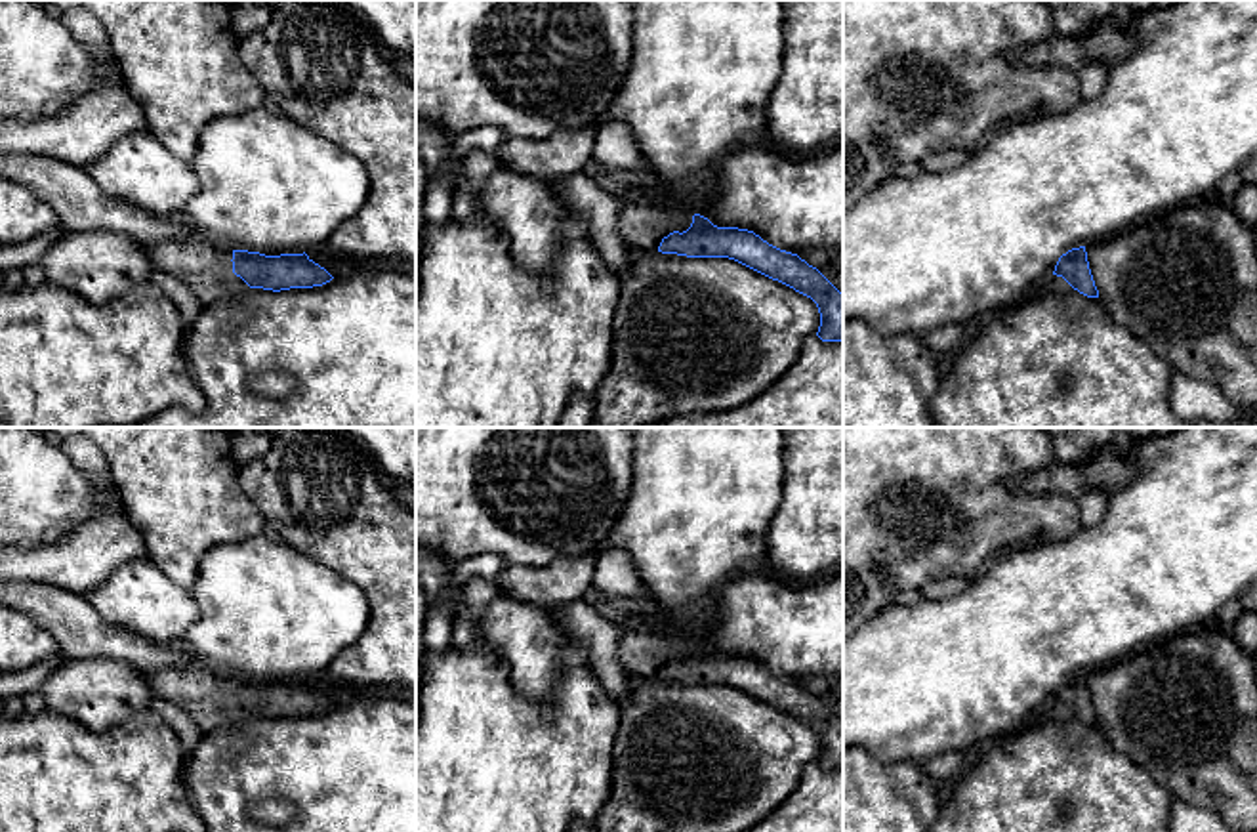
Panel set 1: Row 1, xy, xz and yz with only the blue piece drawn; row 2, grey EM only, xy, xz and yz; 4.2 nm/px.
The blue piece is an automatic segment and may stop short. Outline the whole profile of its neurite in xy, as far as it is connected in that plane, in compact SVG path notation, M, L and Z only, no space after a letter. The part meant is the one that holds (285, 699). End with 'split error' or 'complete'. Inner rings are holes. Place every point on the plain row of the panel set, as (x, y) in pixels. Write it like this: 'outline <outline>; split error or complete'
outline M196 660L181 670L143 672L153 695L185 710L202 733L231 727L250 716L313 716L334 704L303 681L265 683L216 674Z; split error

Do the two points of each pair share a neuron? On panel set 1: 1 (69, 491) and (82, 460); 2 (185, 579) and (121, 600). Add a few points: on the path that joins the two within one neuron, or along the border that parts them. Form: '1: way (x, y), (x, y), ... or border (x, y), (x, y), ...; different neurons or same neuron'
1: border (60, 447), (90, 476), (107, 474); different neurons
2: border (145, 558), (189, 590); different neurons

